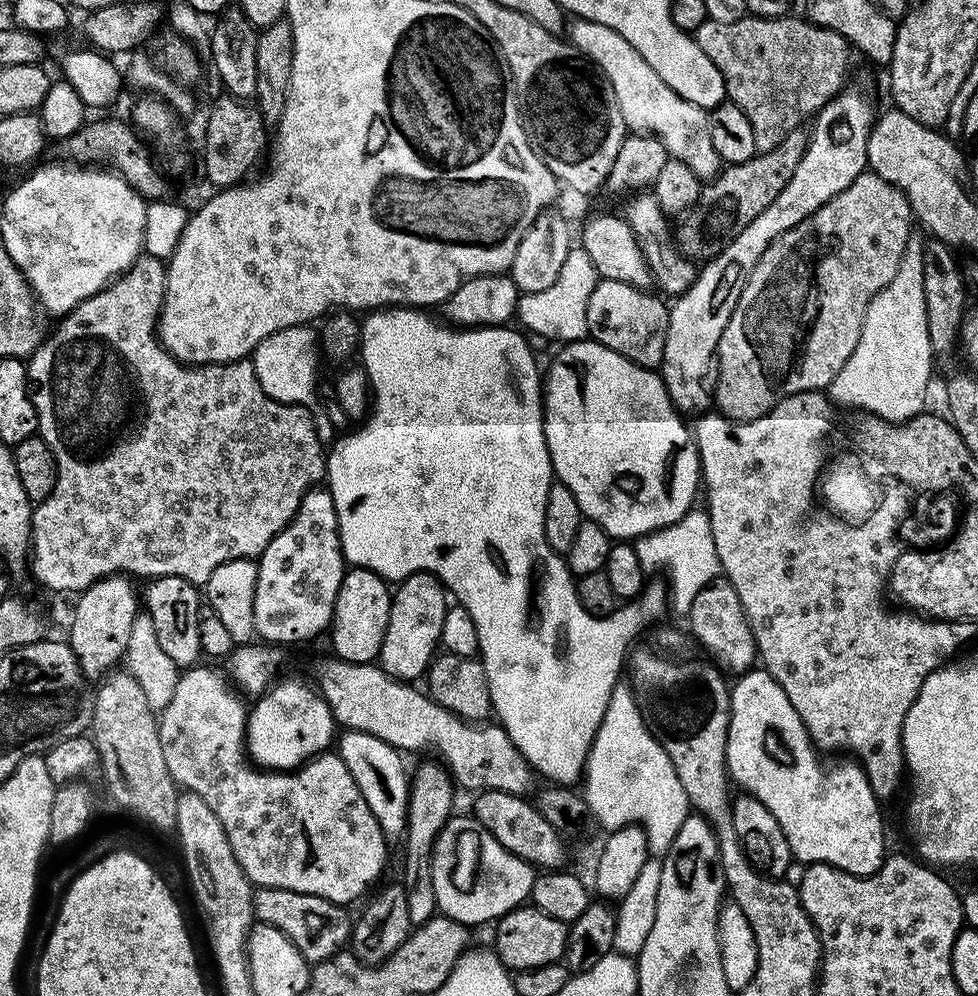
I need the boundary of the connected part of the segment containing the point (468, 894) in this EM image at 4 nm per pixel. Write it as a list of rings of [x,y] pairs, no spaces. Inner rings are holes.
[[[453,815],[432,847],[432,878],[436,907],[451,920],[475,926],[495,922],[521,907],[531,897],[538,872],[522,858],[510,854],[471,815]]]

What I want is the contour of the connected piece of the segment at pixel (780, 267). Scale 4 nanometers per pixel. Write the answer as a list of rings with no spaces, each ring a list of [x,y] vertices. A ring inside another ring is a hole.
[[[866,170],[858,178],[854,178],[851,186],[839,192],[828,204],[821,206],[812,217],[803,220],[798,226],[794,226],[790,231],[784,232],[778,237],[747,273],[744,289],[734,306],[730,322],[726,326],[726,330],[720,335],[718,364],[719,367],[724,368],[736,367],[736,385],[728,384],[725,386],[724,392],[717,391],[715,393],[715,407],[729,418],[737,416],[756,420],[771,410],[779,400],[786,399],[787,396],[793,396],[799,392],[815,392],[827,389],[850,358],[850,354],[854,354],[854,346],[858,346],[858,338],[862,334],[862,326],[864,325],[864,312],[868,308],[869,302],[892,281],[900,265],[900,259],[904,257],[904,251],[910,247],[908,235],[912,232],[912,224],[914,225],[914,213],[912,207],[908,205],[904,193],[893,184],[887,184],[881,176],[874,176],[871,171]]]

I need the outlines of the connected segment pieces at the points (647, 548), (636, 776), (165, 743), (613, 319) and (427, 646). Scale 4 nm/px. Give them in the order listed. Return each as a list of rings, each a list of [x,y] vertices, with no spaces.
[[[704,510],[690,511],[678,522],[659,528],[648,536],[639,537],[634,547],[645,573],[660,572],[663,568],[668,571],[666,591],[673,613],[687,614],[694,606],[694,598],[698,598],[698,590],[721,575],[718,546],[714,546],[714,530]]]
[[[617,683],[616,689],[610,694],[610,702],[606,706],[606,714],[598,726],[596,737],[592,743],[592,748],[590,751],[588,751],[588,761],[584,763],[584,771],[582,773],[582,785],[583,784],[584,788],[582,788],[582,795],[584,798],[584,803],[587,806],[589,813],[594,814],[595,818],[600,822],[601,826],[604,827],[605,831],[609,832],[614,829],[624,828],[626,825],[637,824],[647,836],[647,846],[649,853],[652,856],[648,858],[645,866],[642,866],[641,873],[638,874],[636,881],[634,881],[632,889],[630,889],[629,893],[618,902],[616,914],[617,929],[614,930],[615,951],[619,952],[622,956],[636,958],[639,957],[642,946],[646,946],[646,934],[650,934],[650,930],[652,930],[654,926],[654,913],[657,909],[659,883],[662,880],[661,866],[663,861],[660,858],[662,858],[665,853],[668,852],[670,846],[673,845],[674,838],[677,837],[678,830],[681,829],[682,822],[684,822],[686,817],[690,815],[691,804],[689,799],[686,798],[686,790],[682,790],[682,782],[678,782],[678,774],[674,774],[674,766],[670,762],[670,758],[666,754],[666,750],[662,750],[660,743],[653,738],[651,730],[644,725],[644,719],[640,713],[640,706],[636,702],[636,694],[632,691],[631,687],[629,687],[627,683]]]
[[[193,666],[181,675],[174,686],[174,698],[158,716],[162,754],[174,782],[183,791],[198,794],[214,810],[249,884],[314,894],[341,906],[351,905],[351,900],[358,899],[379,878],[380,871],[385,871],[390,844],[382,826],[378,826],[378,818],[370,814],[362,790],[350,778],[346,762],[329,750],[295,770],[265,770],[257,766],[246,751],[249,709],[246,704],[244,708],[241,693],[223,671],[200,667]]]
[[[597,279],[594,294],[586,306],[588,336],[605,344],[644,368],[659,369],[664,362],[664,343],[668,329],[668,308],[660,300],[647,296],[635,283]]]
[[[416,572],[395,585],[390,622],[386,622],[386,638],[382,638],[382,650],[378,657],[378,663],[386,674],[396,680],[416,682],[419,676],[421,679],[427,673],[438,652],[442,622],[448,607],[450,600],[444,585],[430,572]]]

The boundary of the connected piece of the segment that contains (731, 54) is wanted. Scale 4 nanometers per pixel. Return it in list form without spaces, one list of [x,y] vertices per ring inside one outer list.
[[[746,14],[738,22],[732,22],[732,28],[724,28],[724,32],[716,32],[716,21],[707,19],[702,22],[702,26],[696,28],[694,33],[694,39],[696,39],[697,46],[700,47],[701,54],[712,63],[711,67],[719,72],[724,80],[724,91],[727,99],[731,103],[737,104],[742,110],[742,114],[746,114],[746,118],[750,120],[750,126],[754,128],[754,142],[756,143],[757,153],[768,152],[772,148],[777,148],[784,141],[785,134],[801,127],[799,125],[800,120],[806,119],[807,116],[809,118],[815,117],[837,94],[845,91],[846,88],[844,79],[848,76],[848,52],[850,53],[848,41],[842,38],[842,34],[828,36],[828,28],[817,28],[809,24],[807,19],[797,16],[796,14],[789,14],[787,16],[776,16],[773,20],[767,20],[761,16]]]

